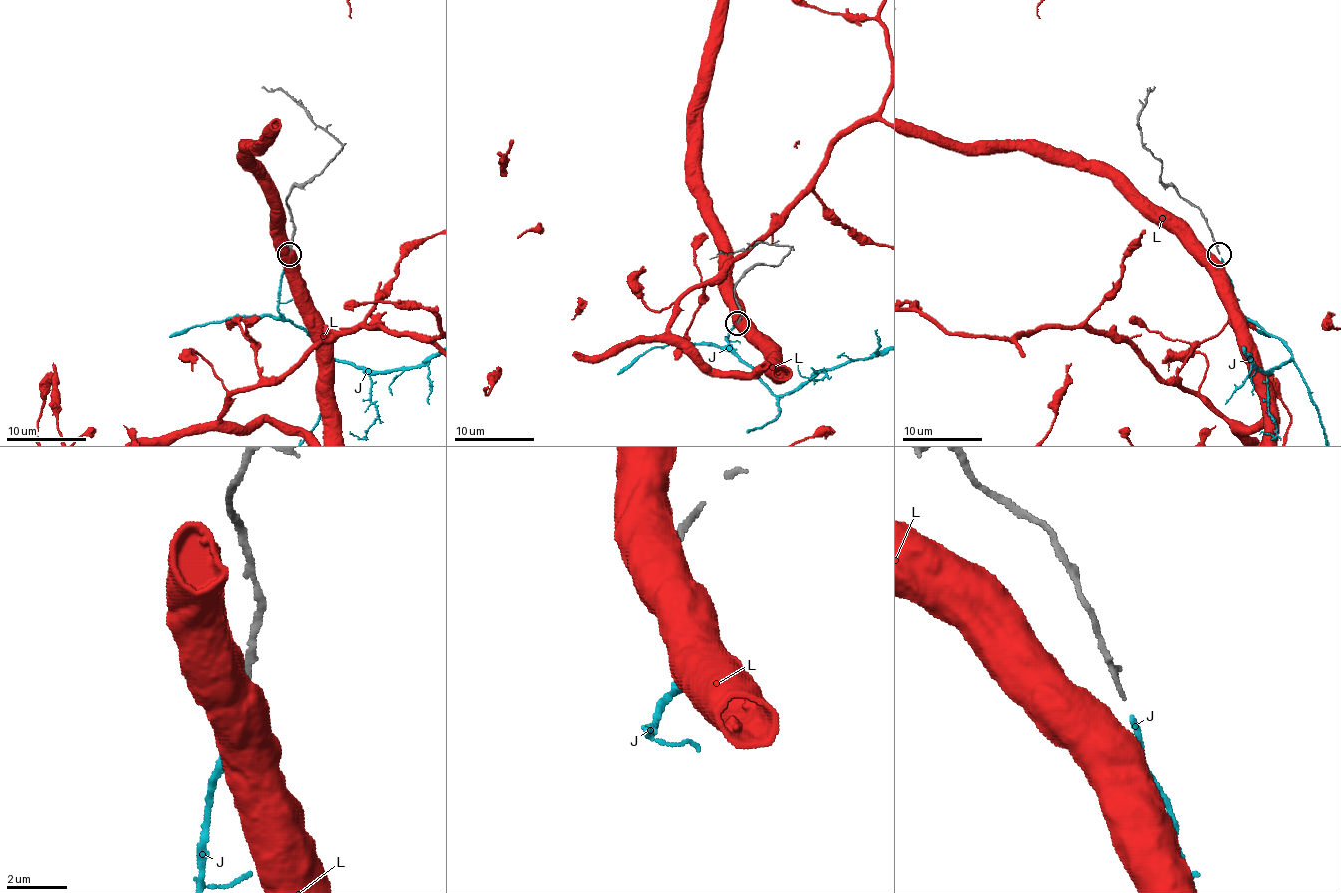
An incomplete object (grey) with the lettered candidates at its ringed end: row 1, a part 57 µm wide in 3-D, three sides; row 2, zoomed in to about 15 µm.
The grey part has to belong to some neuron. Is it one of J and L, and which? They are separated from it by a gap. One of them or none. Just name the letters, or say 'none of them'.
J

